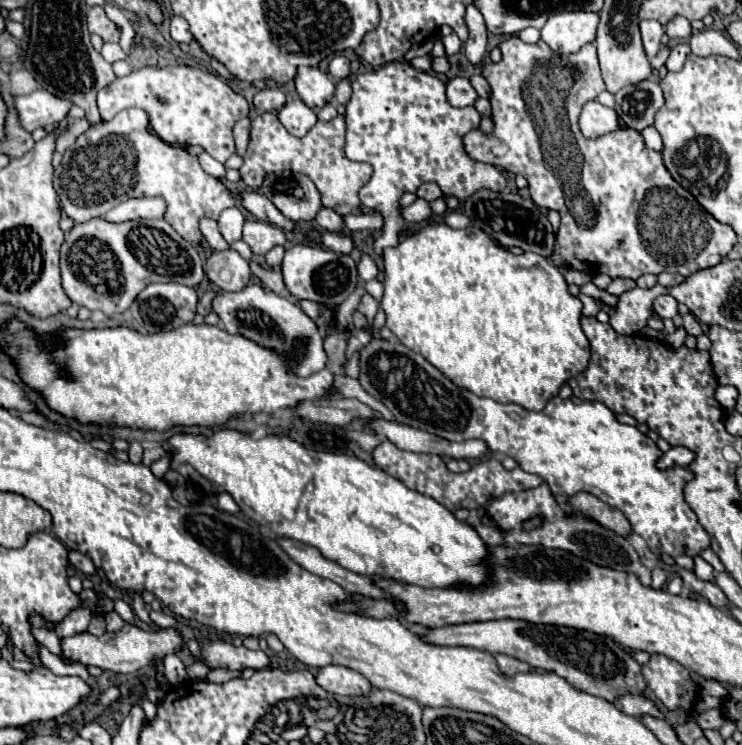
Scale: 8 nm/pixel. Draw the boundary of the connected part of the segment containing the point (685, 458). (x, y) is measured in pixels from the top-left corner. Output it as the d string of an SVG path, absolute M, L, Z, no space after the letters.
M670 447L670 451L662 453L662 457L656 461L658 469L672 469L672 467L686 467L694 459L694 453L686 447Z

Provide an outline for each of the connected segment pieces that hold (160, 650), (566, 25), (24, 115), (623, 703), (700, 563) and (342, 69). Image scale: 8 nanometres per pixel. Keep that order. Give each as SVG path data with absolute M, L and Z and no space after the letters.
M124 625L120 631L116 633L104 633L102 637L94 637L92 633L84 631L72 637L64 637L60 639L60 647L62 647L62 659L66 659L68 663L82 663L82 665L92 665L92 667L100 667L106 671L114 671L114 673L134 673L142 667L146 667L148 663L152 663L156 657L162 659L168 653L176 653L182 645L182 637L176 629L160 629L160 631L144 631L136 625Z
M592 11L554 13L542 27L542 41L560 55L572 55L584 45L594 43L596 29L598 15Z
M36 89L30 95L16 95L14 105L22 127L32 133L38 127L52 127L66 119L70 101L54 97L44 89Z
M632 693L620 695L614 701L614 705L616 705L616 709L620 709L622 713L632 715L632 717L650 715L650 717L656 717L656 719L664 719L664 713L656 707L656 703L648 697L644 697L644 695L632 695Z
M700 555L694 557L694 573L696 577L704 579L704 581L714 581L714 569L708 561L704 561Z
M334 57L328 65L328 73L332 75L334 81L340 81L340 79L346 79L350 75L350 61L346 57Z

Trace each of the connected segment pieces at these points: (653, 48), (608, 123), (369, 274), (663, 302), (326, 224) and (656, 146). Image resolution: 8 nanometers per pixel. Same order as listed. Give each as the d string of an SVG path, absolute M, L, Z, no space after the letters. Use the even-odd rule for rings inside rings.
M646 19L640 21L640 33L642 33L646 55L652 59L660 49L660 37L664 35L664 27L654 19Z
M588 101L580 113L580 131L588 139L596 139L618 129L616 113L598 101Z
M363 254L357 264L357 271L362 281L372 281L377 278L379 270L374 260L366 254Z
M660 295L654 301L654 311L660 317L670 317L672 319L672 317L678 315L678 301L672 295Z
M322 207L314 221L316 221L316 225L320 229L326 229L326 231L340 231L340 229L344 229L342 217L334 209L328 209L328 207Z
M652 125L646 127L646 129L642 129L640 133L642 133L644 143L646 143L648 149L652 149L652 151L662 151L662 139L660 139L660 133L658 133Z

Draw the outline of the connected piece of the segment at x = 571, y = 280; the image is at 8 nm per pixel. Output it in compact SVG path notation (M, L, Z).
M572 269L567 270L564 273L564 277L568 284L575 284L579 287L592 280L592 277L587 273L584 273L583 271L574 271Z

